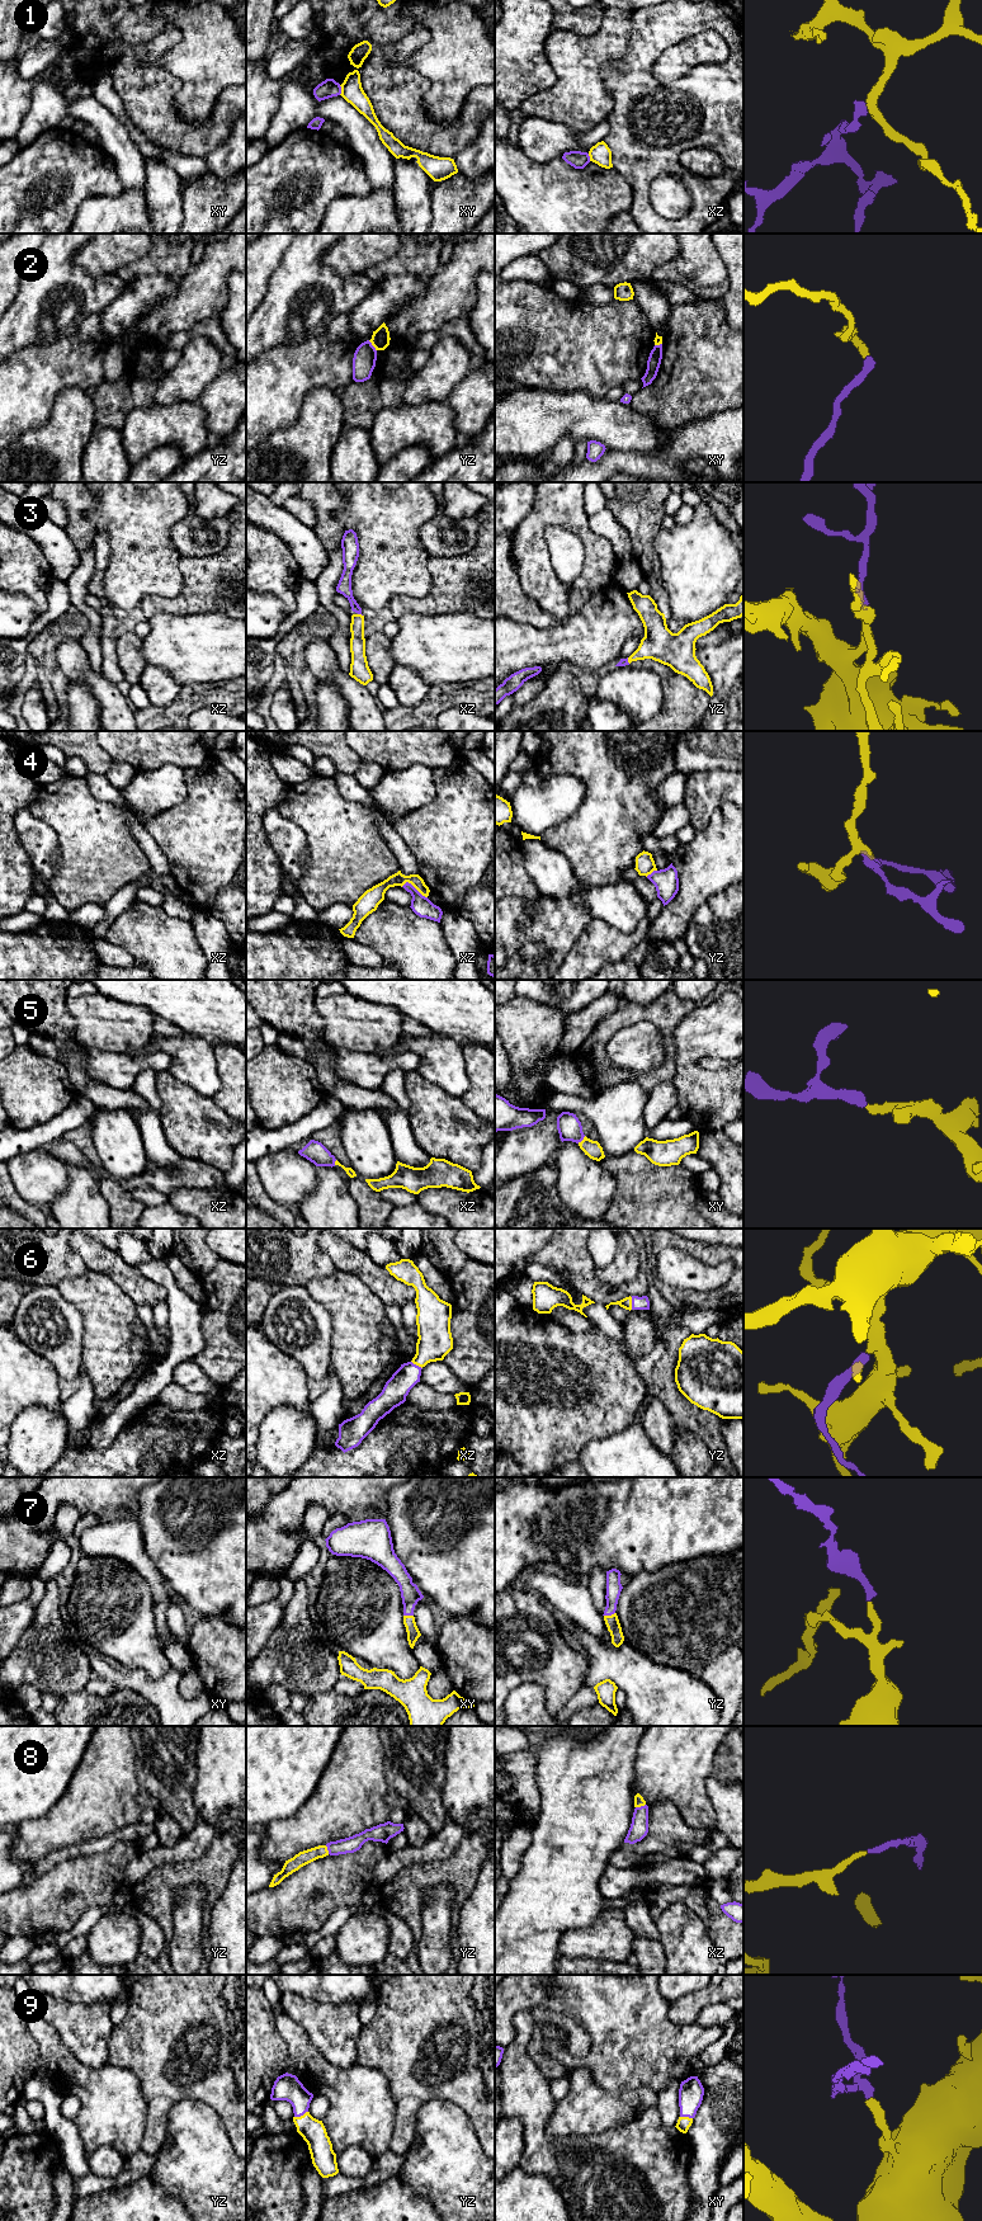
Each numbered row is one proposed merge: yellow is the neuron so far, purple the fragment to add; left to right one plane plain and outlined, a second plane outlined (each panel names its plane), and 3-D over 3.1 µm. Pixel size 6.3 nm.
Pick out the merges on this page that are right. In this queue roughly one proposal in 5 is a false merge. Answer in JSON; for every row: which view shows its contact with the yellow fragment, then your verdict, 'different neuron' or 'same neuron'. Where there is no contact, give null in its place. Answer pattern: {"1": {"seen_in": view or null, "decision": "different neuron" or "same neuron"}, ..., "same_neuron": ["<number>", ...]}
{"1": {"seen_in": "xy", "decision": "different neuron"}, "2": {"seen_in": "yz", "decision": "different neuron"}, "3": {"seen_in": "xz", "decision": "same neuron"}, "4": {"seen_in": "xz", "decision": "different neuron"}, "5": {"seen_in": "xy", "decision": "same neuron"}, "6": {"seen_in": "yz", "decision": "same neuron"}, "7": {"seen_in": "yz", "decision": "same neuron"}, "8": {"seen_in": "xz", "decision": "same neuron"}, "9": {"seen_in": "yz", "decision": "same neuron"}, "same_neuron": ["3", "5", "6", "7", "8", "9"]}

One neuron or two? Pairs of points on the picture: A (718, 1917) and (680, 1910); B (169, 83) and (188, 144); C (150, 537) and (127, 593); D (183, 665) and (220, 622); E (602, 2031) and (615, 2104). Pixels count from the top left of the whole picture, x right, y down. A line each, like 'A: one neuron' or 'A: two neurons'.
A: two neurons
B: one neuron
C: one neuron
D: one neuron
E: two neurons

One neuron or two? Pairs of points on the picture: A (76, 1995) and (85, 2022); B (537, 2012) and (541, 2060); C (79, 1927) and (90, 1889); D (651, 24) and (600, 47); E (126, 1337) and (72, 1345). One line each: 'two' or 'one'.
A: two
B: one
C: two
D: two
E: two

